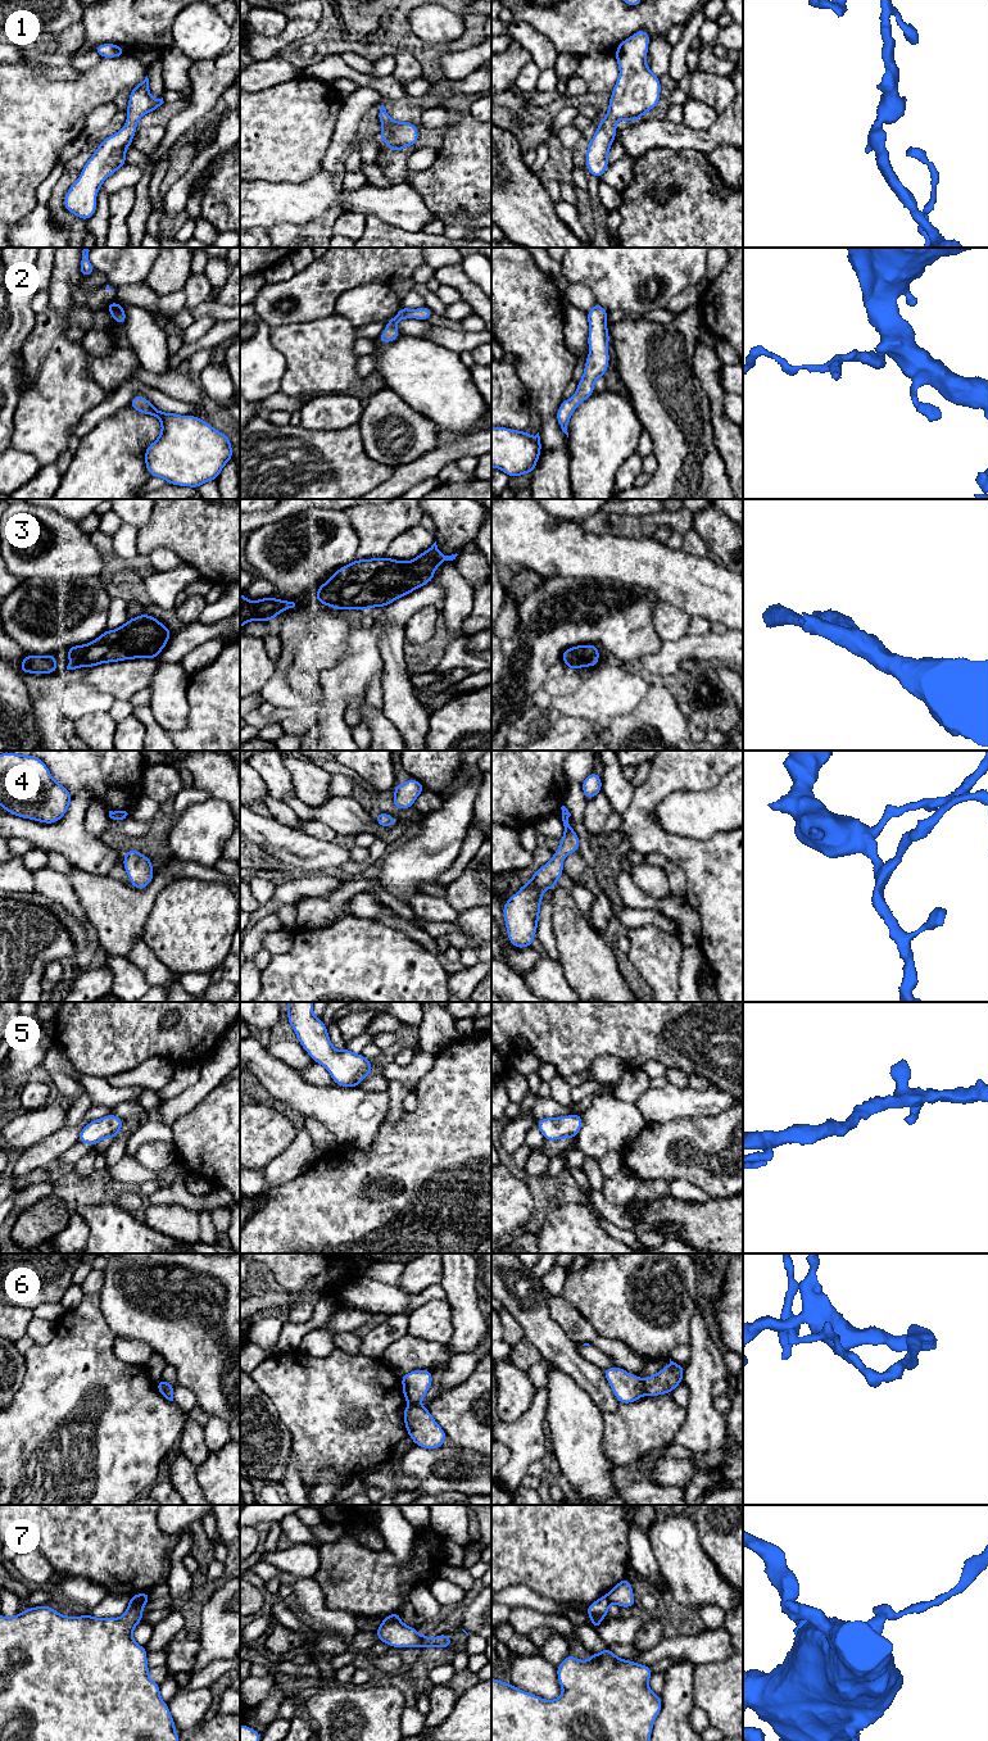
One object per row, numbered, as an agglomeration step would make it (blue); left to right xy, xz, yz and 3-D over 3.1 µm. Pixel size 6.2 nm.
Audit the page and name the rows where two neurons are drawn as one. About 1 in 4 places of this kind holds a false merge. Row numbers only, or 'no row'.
6, 7

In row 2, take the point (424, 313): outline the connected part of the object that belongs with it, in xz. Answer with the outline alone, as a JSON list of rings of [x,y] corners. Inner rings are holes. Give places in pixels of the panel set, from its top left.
[[[402,305],[398,314],[388,319],[388,326],[385,327],[382,334],[379,336],[379,340],[381,344],[386,344],[396,340],[400,335],[400,331],[395,325],[402,319],[414,318],[414,319],[427,321],[431,316],[432,316],[432,312],[426,305],[417,309],[409,309]]]

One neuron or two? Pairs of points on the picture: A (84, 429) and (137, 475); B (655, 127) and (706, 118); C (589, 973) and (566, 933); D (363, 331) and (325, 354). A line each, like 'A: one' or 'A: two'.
A: two
B: two
C: one
D: two

